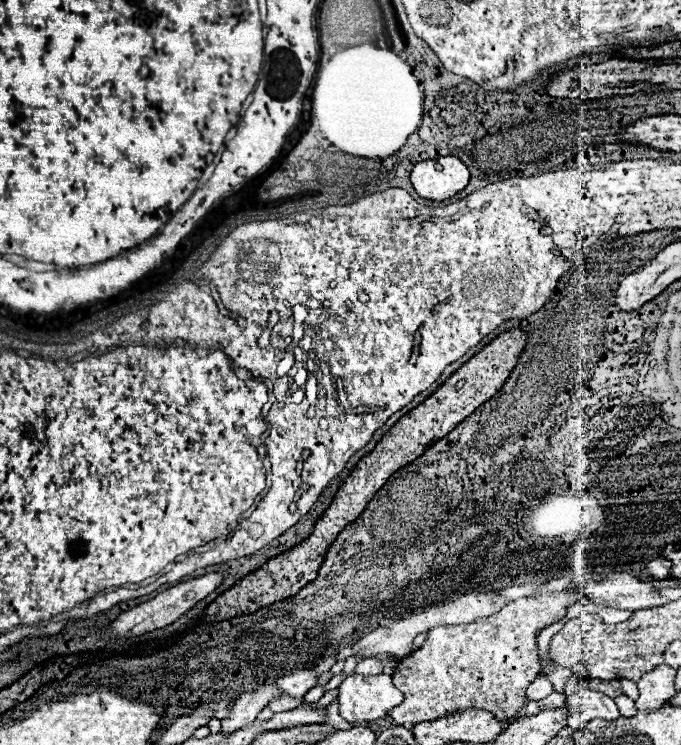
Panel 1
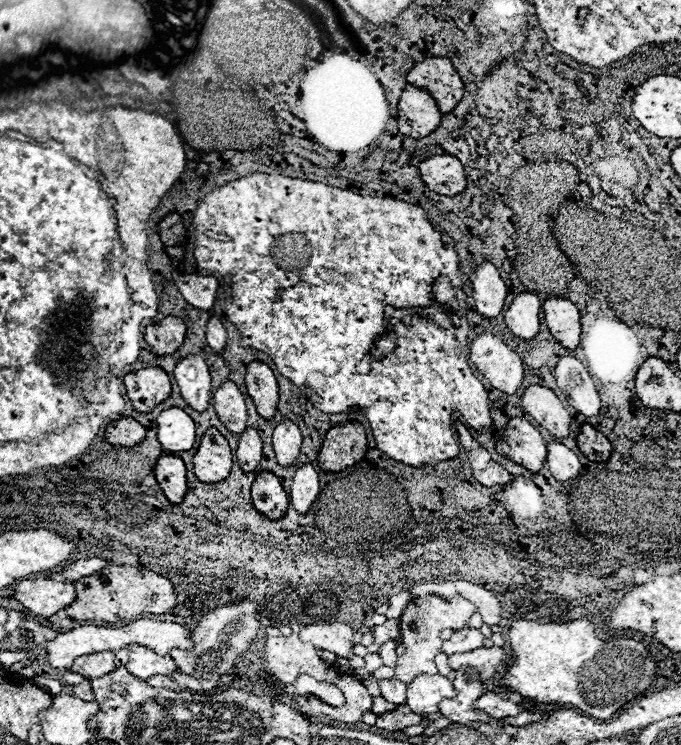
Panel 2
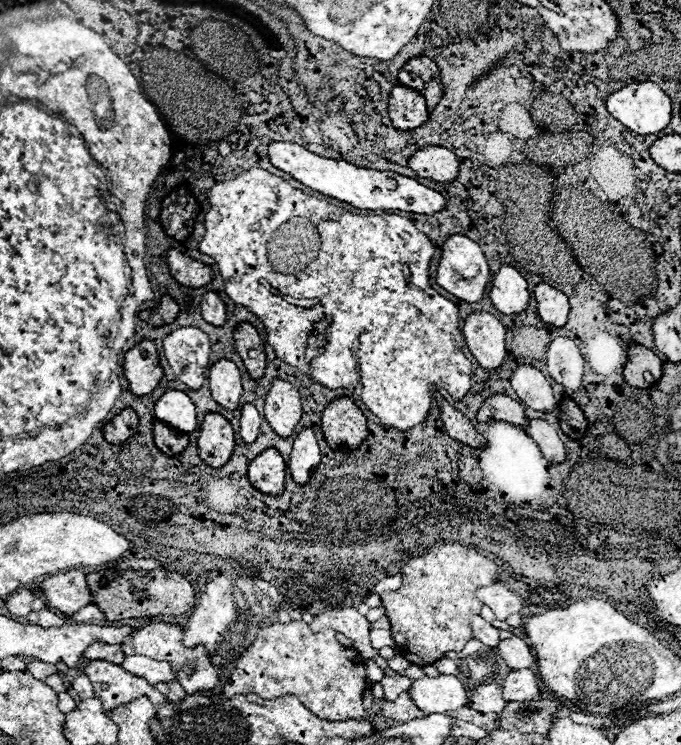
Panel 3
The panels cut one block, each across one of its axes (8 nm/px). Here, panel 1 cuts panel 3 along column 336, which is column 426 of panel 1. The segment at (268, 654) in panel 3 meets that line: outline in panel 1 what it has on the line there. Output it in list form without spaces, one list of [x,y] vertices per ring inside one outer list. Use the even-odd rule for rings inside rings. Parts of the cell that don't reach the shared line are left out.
[[[572,590],[520,598],[488,618],[430,630],[424,646],[400,660],[392,674],[392,682],[404,694],[404,700],[392,708],[390,718],[410,728],[412,724],[434,720],[456,710],[474,708],[488,710],[510,724],[518,708],[528,700],[528,684],[540,674],[538,634],[562,620],[568,604],[574,600],[576,594]]]

